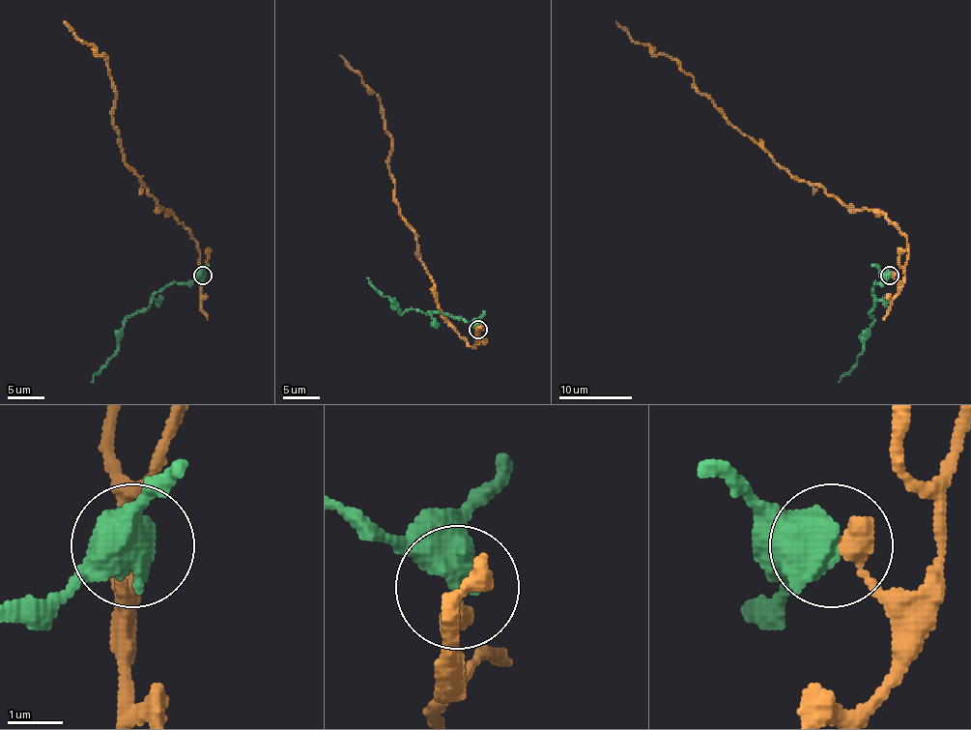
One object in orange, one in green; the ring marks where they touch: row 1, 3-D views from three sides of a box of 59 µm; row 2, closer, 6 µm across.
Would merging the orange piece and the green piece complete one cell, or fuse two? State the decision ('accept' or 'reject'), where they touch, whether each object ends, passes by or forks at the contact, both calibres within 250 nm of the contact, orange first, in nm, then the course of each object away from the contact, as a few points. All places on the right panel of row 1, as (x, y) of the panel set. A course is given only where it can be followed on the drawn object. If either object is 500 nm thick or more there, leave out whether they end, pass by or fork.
reject; place (890, 275); calibres 380 and 750 nm; course orange (890, 276), (903, 278), (904, 235), (881, 213), (846, 207), (794, 180), (677, 62), (637, 43), (616, 21); course green (890, 276), (873, 286), (870, 314), (873, 321), (863, 353), (857, 364), (839, 382)

